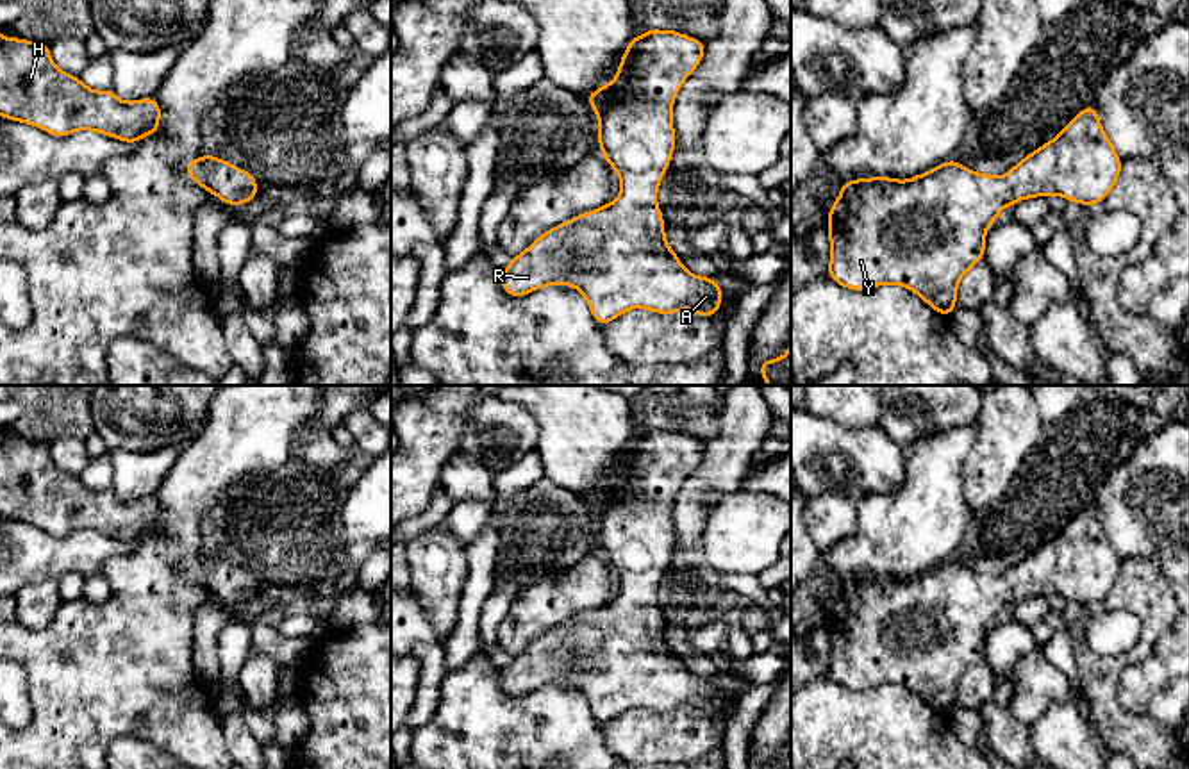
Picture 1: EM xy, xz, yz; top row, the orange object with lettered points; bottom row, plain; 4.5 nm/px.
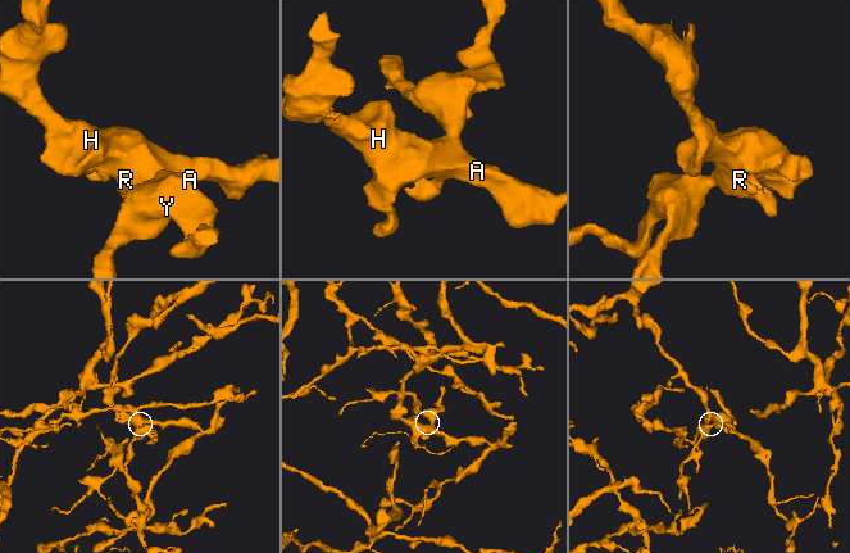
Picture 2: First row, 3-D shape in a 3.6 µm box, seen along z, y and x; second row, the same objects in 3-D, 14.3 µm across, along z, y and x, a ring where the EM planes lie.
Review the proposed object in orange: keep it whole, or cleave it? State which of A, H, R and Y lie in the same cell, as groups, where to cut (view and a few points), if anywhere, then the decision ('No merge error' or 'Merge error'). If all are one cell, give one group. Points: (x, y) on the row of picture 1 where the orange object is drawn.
Groups: A H R Y. No split. No merge error

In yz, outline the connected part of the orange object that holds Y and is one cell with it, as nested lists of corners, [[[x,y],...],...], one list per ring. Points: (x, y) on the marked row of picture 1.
[[[1096,103],[1084,107],[1062,128],[1059,136],[1023,157],[1003,177],[975,173],[953,159],[916,175],[909,180],[891,177],[871,177],[841,182],[841,194],[828,211],[828,241],[830,264],[827,275],[839,285],[852,291],[868,291],[884,284],[903,285],[916,293],[937,314],[952,316],[957,307],[957,285],[962,275],[977,266],[985,253],[985,232],[996,223],[1002,209],[1012,207],[1014,202],[1034,196],[1048,198],[1057,193],[1066,202],[1080,205],[1096,205],[1114,189],[1123,161],[1118,157],[1107,137],[1098,114]]]

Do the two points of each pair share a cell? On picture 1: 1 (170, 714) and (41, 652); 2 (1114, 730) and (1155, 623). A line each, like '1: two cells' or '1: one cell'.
1: one cell
2: one cell

